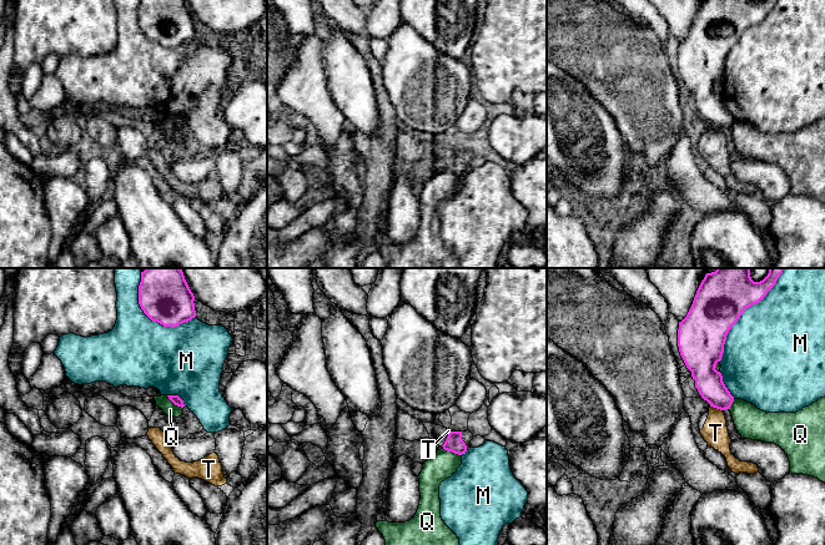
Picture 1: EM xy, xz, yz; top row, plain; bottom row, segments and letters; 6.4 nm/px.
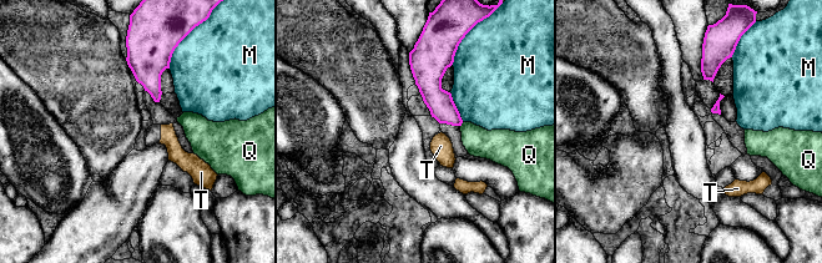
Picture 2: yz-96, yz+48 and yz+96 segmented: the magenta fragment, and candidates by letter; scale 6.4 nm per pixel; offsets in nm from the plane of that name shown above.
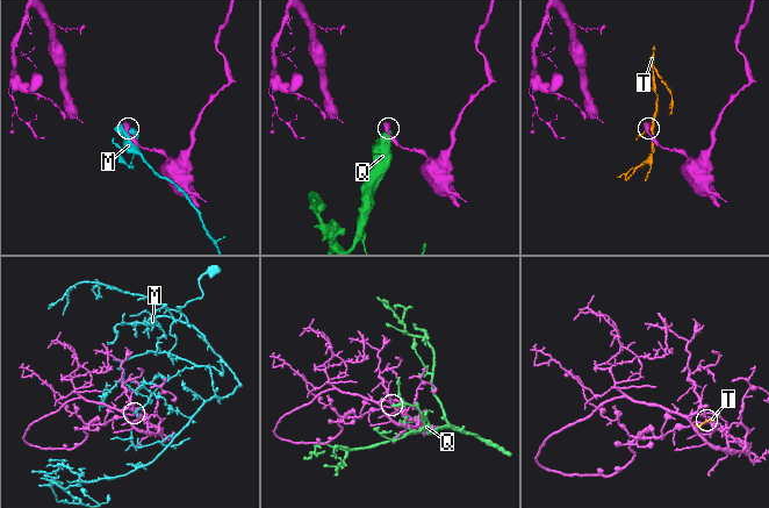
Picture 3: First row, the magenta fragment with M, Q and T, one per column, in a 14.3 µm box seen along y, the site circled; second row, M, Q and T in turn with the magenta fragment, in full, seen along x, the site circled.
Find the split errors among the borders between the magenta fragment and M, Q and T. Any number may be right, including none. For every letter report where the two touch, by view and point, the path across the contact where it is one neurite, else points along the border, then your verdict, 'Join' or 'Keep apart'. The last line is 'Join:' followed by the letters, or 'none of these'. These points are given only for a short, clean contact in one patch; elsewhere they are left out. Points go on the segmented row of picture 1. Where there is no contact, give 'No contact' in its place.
M: Touches magenta at yz (743, 312). Keep apart
Q: Touches magenta at xz (452, 452). Boundary: xz (443, 448), (461, 455). Keep apart
T: Touches magenta at yz (717, 408). Boundary: yz (710, 405), (722, 410). Keep apart
Join: none of these

